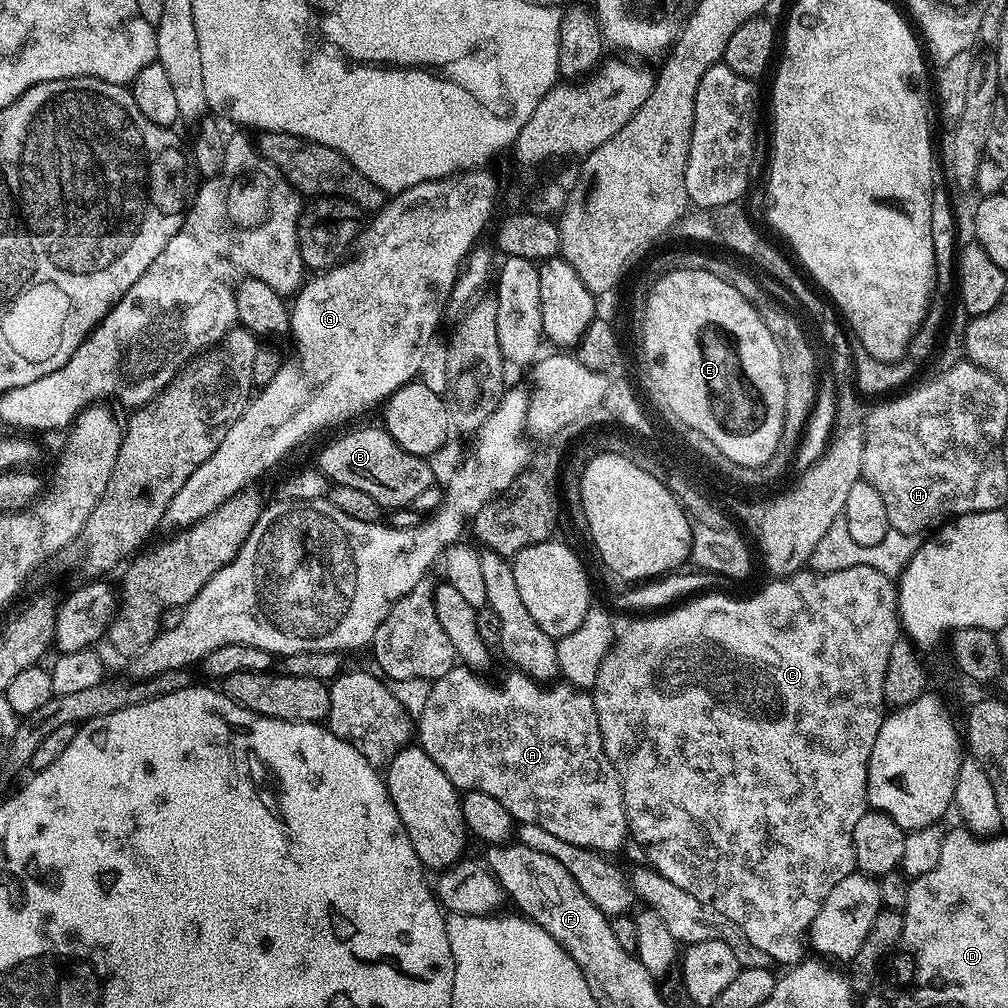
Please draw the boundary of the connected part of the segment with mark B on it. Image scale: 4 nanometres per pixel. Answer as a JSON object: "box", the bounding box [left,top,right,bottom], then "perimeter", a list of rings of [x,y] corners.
{"box":[314,426,436,510],"perimeter":[[[383,426],[356,428],[346,433],[322,449],[314,464],[333,485],[354,486],[370,494],[384,510],[415,505],[419,496],[431,493],[436,480],[435,470],[428,465],[431,463],[423,456],[410,454],[410,450],[402,450]]]}

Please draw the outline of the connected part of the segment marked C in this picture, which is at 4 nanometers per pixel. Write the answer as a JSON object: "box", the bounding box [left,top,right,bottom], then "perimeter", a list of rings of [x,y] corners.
{"box":[590,564,902,966],"perimeter":[[[862,564],[862,565],[860,565],[860,566],[850,566],[850,567],[849,567],[849,568],[847,568],[847,569],[846,569],[846,570],[834,570],[834,571],[833,571],[833,572],[817,572],[817,571],[815,571],[815,570],[801,570],[801,571],[798,571],[798,572],[795,572],[795,574],[793,574],[793,575],[792,575],[792,576],[786,576],[786,577],[785,577],[785,578],[784,578],[784,579],[780,579],[780,580],[776,580],[776,581],[775,581],[775,582],[774,582],[774,586],[773,586],[773,587],[768,587],[768,590],[767,590],[767,591],[765,591],[765,590],[763,590],[763,589],[759,589],[759,591],[757,591],[757,592],[756,592],[756,593],[755,593],[755,594],[752,594],[752,595],[754,595],[754,596],[752,596],[752,597],[750,597],[750,598],[749,598],[749,600],[735,600],[735,598],[734,598],[734,597],[732,597],[732,596],[708,596],[708,595],[709,595],[709,594],[700,594],[700,595],[697,595],[697,596],[696,596],[696,597],[695,597],[695,598],[688,598],[688,599],[685,599],[685,600],[684,600],[684,601],[683,601],[683,602],[680,602],[680,603],[677,603],[677,604],[676,604],[676,605],[675,605],[675,606],[672,606],[672,607],[669,607],[669,608],[668,608],[668,609],[667,609],[667,610],[664,610],[664,611],[661,611],[661,612],[660,612],[660,613],[659,613],[659,614],[644,614],[644,615],[641,615],[641,616],[640,616],[640,617],[639,617],[639,618],[632,618],[632,619],[636,619],[636,620],[632,620],[632,621],[630,621],[630,622],[629,622],[629,624],[628,624],[628,625],[626,625],[626,626],[625,626],[625,628],[624,628],[624,629],[622,629],[622,627],[621,627],[621,628],[620,628],[620,629],[619,629],[619,631],[617,631],[617,632],[616,632],[616,633],[615,633],[615,640],[614,640],[614,641],[613,641],[613,643],[612,643],[612,647],[611,647],[611,648],[610,648],[610,649],[609,649],[609,650],[608,650],[608,652],[607,652],[607,653],[606,653],[606,654],[605,654],[605,656],[604,656],[604,657],[603,657],[603,658],[602,658],[602,660],[601,660],[601,665],[600,665],[600,666],[598,666],[598,670],[597,670],[597,678],[596,678],[596,682],[595,682],[595,684],[594,684],[594,685],[592,685],[592,687],[591,687],[591,689],[590,689],[590,695],[591,695],[591,698],[592,698],[592,701],[593,701],[593,702],[594,702],[594,710],[595,710],[595,711],[596,711],[596,713],[597,713],[597,714],[598,714],[598,730],[599,730],[599,731],[600,731],[600,733],[601,733],[601,734],[602,734],[602,746],[603,746],[603,747],[604,747],[604,749],[605,749],[605,750],[606,750],[606,758],[610,758],[610,762],[611,762],[611,763],[612,763],[612,765],[613,765],[613,766],[614,766],[614,770],[615,770],[615,771],[616,771],[616,773],[617,773],[617,774],[618,774],[618,778],[619,778],[619,779],[620,779],[620,785],[621,785],[621,786],[622,786],[622,794],[623,794],[623,795],[624,795],[624,808],[625,808],[625,809],[626,809],[626,820],[627,820],[627,824],[628,824],[628,832],[629,832],[629,833],[630,833],[630,836],[631,836],[631,839],[632,839],[632,840],[633,840],[633,838],[634,838],[634,839],[636,839],[636,840],[637,840],[637,842],[638,842],[638,843],[640,843],[640,844],[641,844],[641,846],[642,846],[642,847],[644,847],[644,852],[645,852],[645,854],[646,854],[646,855],[648,855],[648,860],[647,860],[647,863],[648,863],[648,864],[649,864],[649,865],[651,865],[651,867],[653,867],[653,868],[655,868],[655,869],[656,869],[656,871],[658,871],[658,872],[660,872],[660,873],[662,873],[662,875],[664,875],[664,877],[666,877],[666,879],[667,879],[667,880],[669,880],[669,881],[670,881],[670,882],[674,882],[674,886],[682,886],[682,890],[686,890],[686,894],[690,894],[690,895],[691,895],[691,896],[693,896],[693,897],[694,897],[694,898],[698,898],[698,902],[699,902],[699,903],[700,903],[700,904],[707,904],[707,905],[708,905],[708,907],[710,907],[710,908],[712,908],[712,909],[713,909],[713,910],[715,910],[715,912],[717,912],[717,913],[718,913],[718,914],[722,914],[722,915],[723,915],[723,916],[725,916],[725,917],[726,917],[726,918],[730,918],[730,922],[734,922],[734,923],[735,923],[735,924],[736,924],[736,925],[738,925],[738,927],[740,927],[740,929],[741,929],[741,930],[742,930],[742,934],[746,934],[746,938],[750,938],[750,942],[754,942],[754,946],[758,946],[758,950],[766,950],[766,954],[770,954],[770,955],[771,955],[771,956],[772,956],[772,959],[773,959],[773,961],[775,961],[775,963],[776,963],[776,964],[777,964],[777,965],[779,965],[779,964],[784,964],[784,965],[783,965],[783,966],[791,966],[791,965],[793,965],[793,964],[798,964],[798,963],[800,963],[800,961],[801,961],[801,960],[803,960],[803,959],[805,959],[805,956],[806,956],[806,952],[804,952],[804,944],[805,944],[805,948],[806,948],[806,941],[807,941],[807,940],[808,940],[808,939],[809,939],[809,936],[810,936],[810,929],[811,929],[811,926],[812,926],[812,923],[813,923],[813,922],[814,922],[814,918],[818,918],[818,910],[822,910],[822,902],[826,902],[826,894],[830,894],[830,890],[834,890],[834,886],[838,886],[838,882],[842,882],[842,878],[846,878],[846,877],[847,877],[847,876],[849,876],[849,875],[850,875],[850,874],[851,874],[851,873],[852,873],[852,872],[854,872],[854,871],[857,871],[857,867],[856,867],[856,859],[855,859],[855,858],[854,858],[854,826],[858,826],[858,818],[862,818],[862,814],[863,814],[863,813],[864,813],[864,812],[866,812],[866,811],[869,811],[869,808],[870,808],[870,805],[869,805],[869,802],[868,802],[868,759],[869,759],[869,758],[870,758],[870,754],[871,754],[871,753],[872,753],[872,751],[873,751],[873,750],[874,750],[874,738],[878,738],[878,730],[879,730],[879,729],[880,729],[880,727],[881,727],[881,726],[882,726],[882,722],[883,722],[883,721],[884,721],[884,718],[885,718],[885,715],[886,715],[886,705],[885,705],[885,703],[884,703],[884,679],[885,679],[885,678],[886,678],[886,666],[887,666],[887,665],[888,665],[888,663],[889,663],[889,662],[890,662],[890,650],[894,650],[894,646],[895,646],[895,645],[896,645],[896,642],[897,642],[897,640],[899,640],[899,639],[901,639],[901,636],[902,636],[902,625],[901,625],[901,623],[900,623],[900,609],[899,609],[899,607],[898,607],[898,588],[897,588],[897,585],[896,585],[896,584],[895,584],[895,583],[894,583],[894,580],[893,580],[893,577],[890,577],[890,576],[887,576],[887,575],[886,575],[886,574],[882,574],[882,573],[881,573],[881,572],[879,572],[879,571],[878,571],[878,570],[874,570],[874,569],[873,569],[873,568],[871,568],[871,567],[870,567],[870,566],[866,566],[866,565],[865,565],[865,564]]]}

